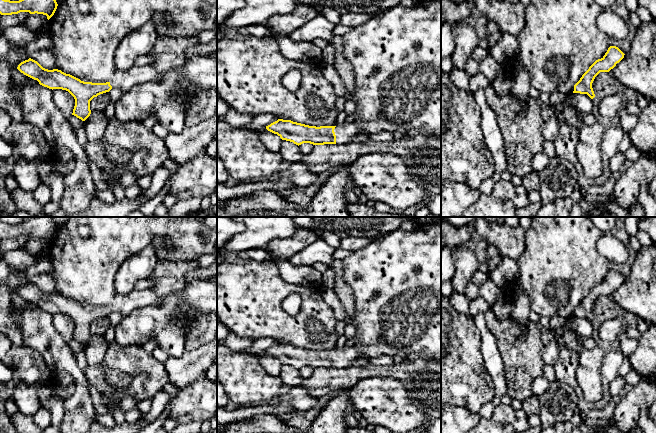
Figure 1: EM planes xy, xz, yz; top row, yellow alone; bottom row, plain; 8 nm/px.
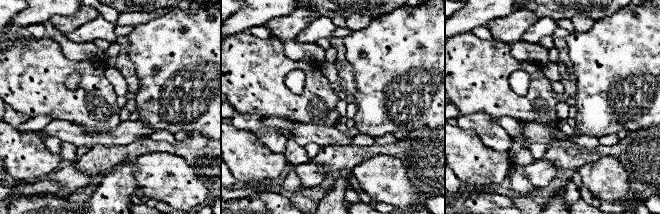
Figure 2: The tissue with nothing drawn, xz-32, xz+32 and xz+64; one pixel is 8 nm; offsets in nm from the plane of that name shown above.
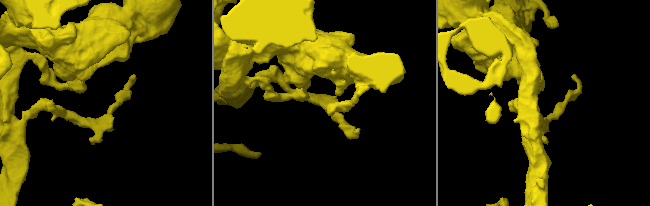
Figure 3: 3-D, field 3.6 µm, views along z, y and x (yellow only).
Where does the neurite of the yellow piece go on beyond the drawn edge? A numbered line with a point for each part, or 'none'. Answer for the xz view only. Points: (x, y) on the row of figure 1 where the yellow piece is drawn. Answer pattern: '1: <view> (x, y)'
1: xz (344, 134)

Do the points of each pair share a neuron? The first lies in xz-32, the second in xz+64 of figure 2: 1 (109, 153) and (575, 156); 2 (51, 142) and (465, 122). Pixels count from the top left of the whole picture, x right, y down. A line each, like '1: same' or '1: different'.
1: same
2: same

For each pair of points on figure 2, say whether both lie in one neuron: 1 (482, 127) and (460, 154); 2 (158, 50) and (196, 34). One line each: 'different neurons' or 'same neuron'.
1: different neurons
2: same neuron

